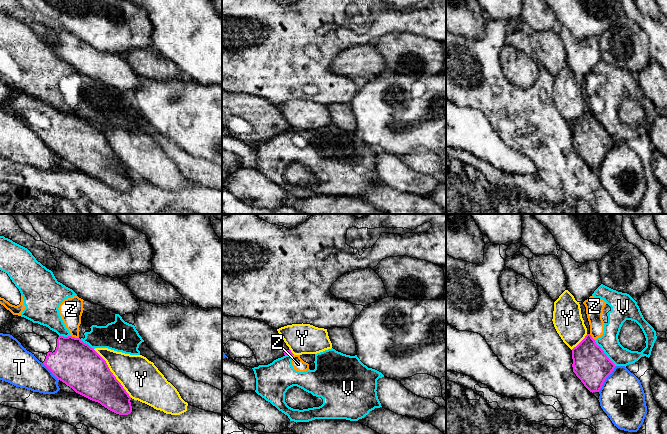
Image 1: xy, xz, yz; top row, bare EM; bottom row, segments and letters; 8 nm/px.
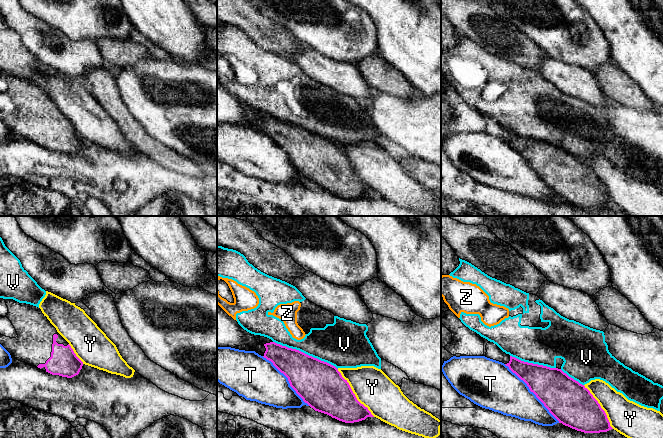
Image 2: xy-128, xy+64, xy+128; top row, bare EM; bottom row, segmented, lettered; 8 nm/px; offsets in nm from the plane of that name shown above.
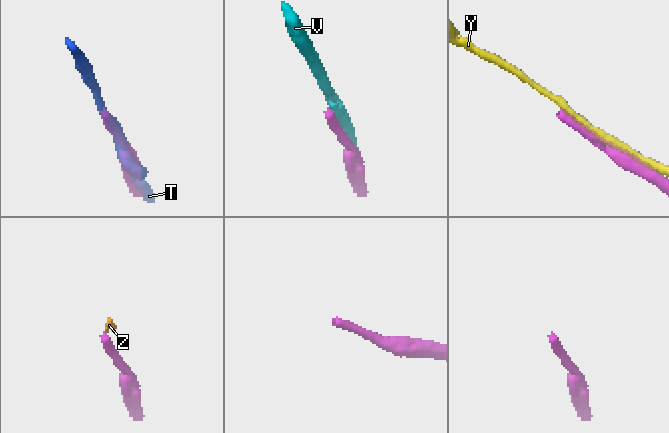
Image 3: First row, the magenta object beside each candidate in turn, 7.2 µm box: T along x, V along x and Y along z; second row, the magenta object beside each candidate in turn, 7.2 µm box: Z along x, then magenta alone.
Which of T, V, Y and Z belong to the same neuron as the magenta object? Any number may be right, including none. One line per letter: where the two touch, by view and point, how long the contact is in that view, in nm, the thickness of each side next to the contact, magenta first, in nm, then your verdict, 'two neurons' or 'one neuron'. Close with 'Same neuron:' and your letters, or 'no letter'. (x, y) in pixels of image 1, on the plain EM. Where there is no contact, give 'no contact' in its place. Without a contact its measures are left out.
T: yz (605, 154) | 240 nm | 300/360 nm | two neurons
V: yz (604, 129) | 260 nm | 300/160 nm | two neurons
Y: xy (112, 149) | 500 nm | 360/320 nm | two neurons
Z: xy (74, 113) | 70 nm | 360/190 nm | two neurons
Same neuron: no letter

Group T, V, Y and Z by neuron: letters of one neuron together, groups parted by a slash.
T / V Z / Y

